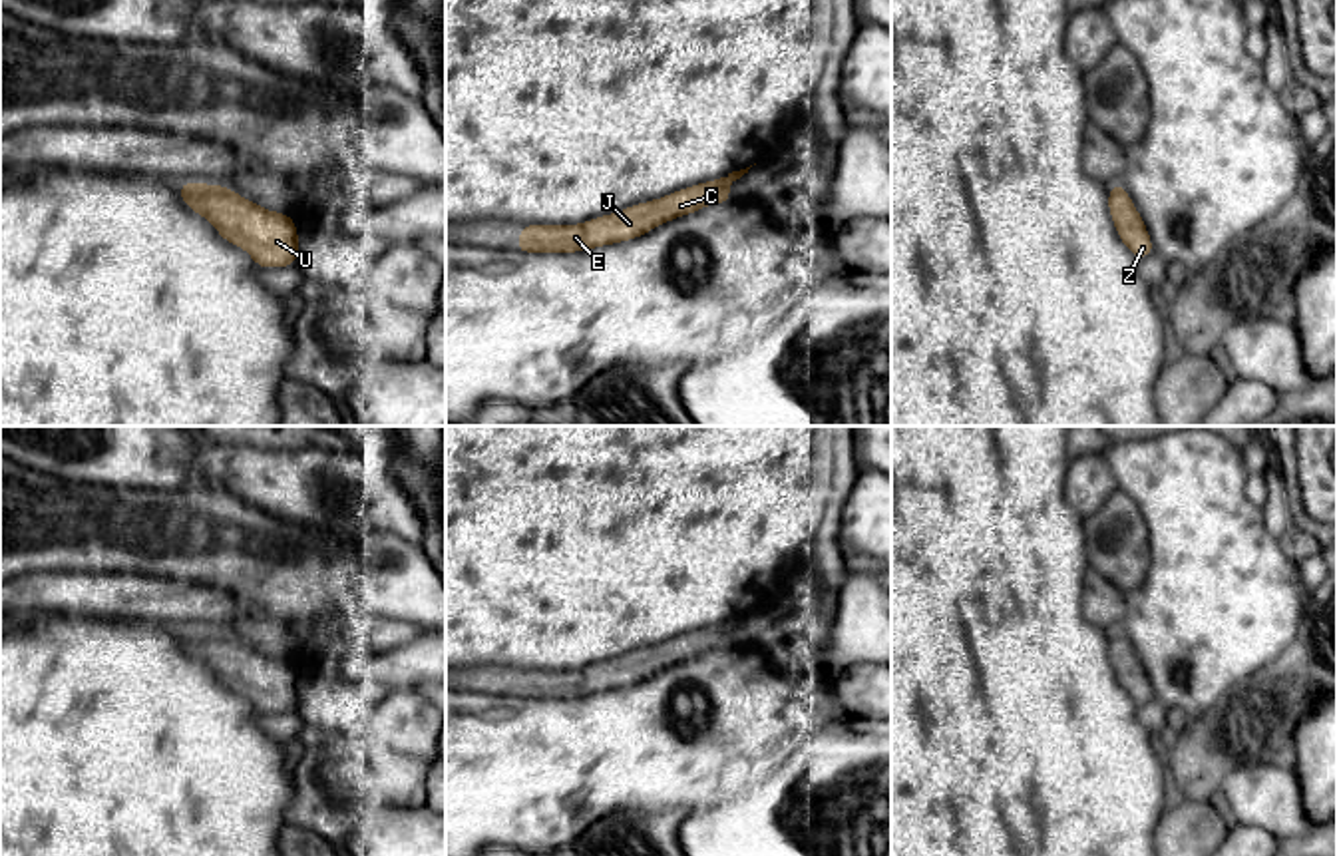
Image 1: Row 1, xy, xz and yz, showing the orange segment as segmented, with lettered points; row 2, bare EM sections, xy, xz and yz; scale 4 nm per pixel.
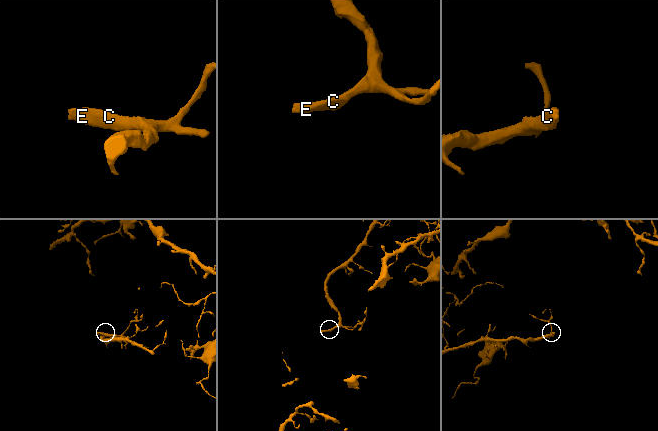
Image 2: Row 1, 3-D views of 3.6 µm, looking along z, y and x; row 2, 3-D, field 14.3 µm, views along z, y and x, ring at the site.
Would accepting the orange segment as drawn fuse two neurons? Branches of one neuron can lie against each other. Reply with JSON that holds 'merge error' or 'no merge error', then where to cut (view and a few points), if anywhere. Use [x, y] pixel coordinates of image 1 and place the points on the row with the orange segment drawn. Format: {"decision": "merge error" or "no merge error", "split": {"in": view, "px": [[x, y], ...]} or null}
{"decision": "no merge error", "split": null}

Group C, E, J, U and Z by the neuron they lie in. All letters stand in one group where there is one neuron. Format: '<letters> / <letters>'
C E J U Z

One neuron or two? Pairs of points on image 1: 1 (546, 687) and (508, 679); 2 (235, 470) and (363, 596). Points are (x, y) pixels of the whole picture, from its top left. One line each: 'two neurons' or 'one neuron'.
1: one neuron
2: two neurons

